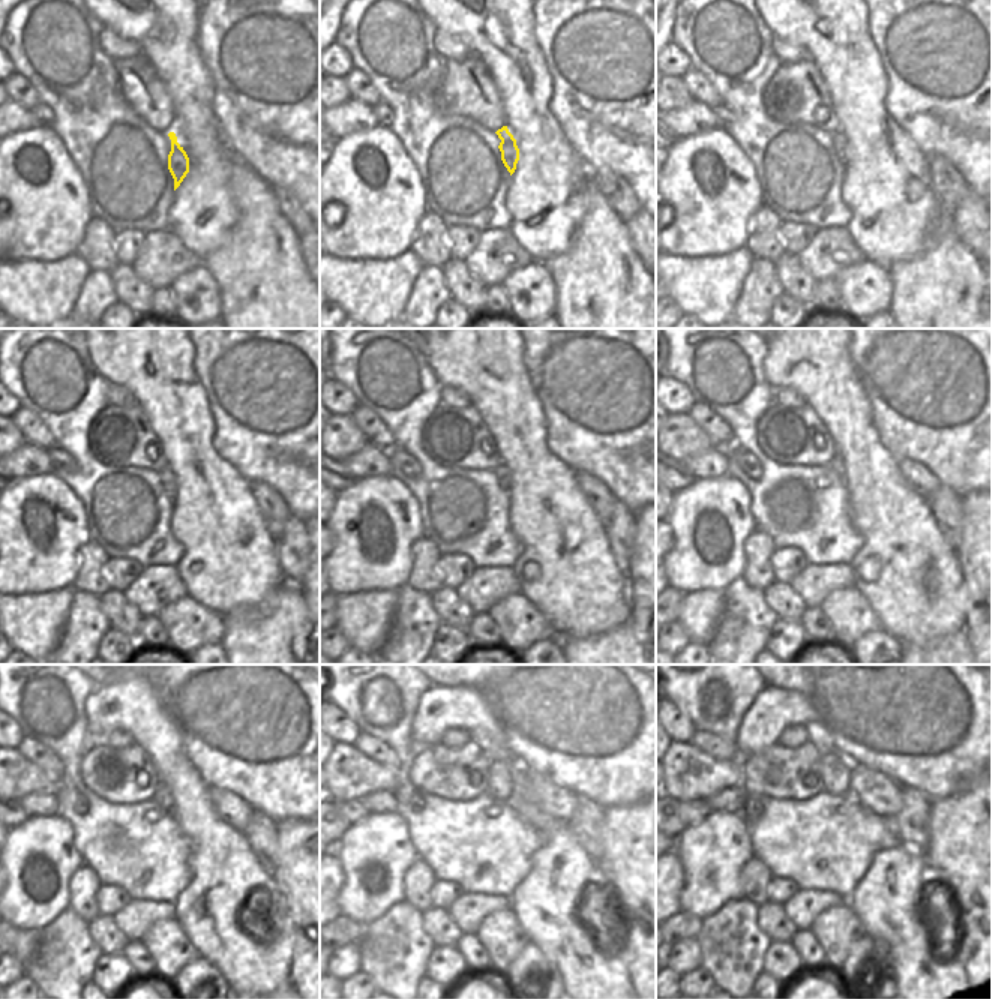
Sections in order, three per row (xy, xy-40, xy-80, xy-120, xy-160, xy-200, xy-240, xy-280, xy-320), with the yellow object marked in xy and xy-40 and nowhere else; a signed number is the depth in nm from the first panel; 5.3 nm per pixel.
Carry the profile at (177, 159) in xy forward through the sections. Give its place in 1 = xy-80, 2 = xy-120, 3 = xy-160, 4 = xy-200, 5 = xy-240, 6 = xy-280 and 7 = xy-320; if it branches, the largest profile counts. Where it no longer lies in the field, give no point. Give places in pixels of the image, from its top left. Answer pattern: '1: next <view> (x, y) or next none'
1: next xy-80 (841, 144)
2: next xy-120 (167, 476)
3: next xy-160 (502, 473)
4: next xy-200 (836, 464)
5: next xy-240 (162, 795)
6: next xy-280 (500, 779)
7: next xy-320 (833, 768)

